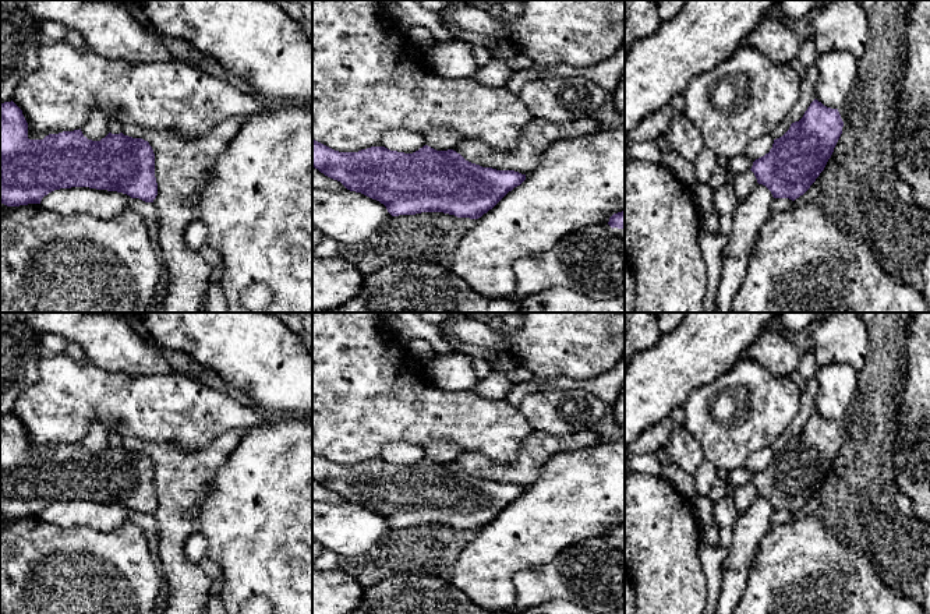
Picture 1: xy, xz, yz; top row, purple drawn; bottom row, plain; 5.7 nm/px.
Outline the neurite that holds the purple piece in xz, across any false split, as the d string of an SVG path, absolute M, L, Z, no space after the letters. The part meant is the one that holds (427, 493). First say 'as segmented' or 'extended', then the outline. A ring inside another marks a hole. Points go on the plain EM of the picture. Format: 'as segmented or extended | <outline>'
as segmented | M312 452L312 479L340 494L347 502L379 514L392 529L443 525L457 530L478 532L526 493L526 487L519 484L482 480L466 473L453 462L436 463L428 458L413 466L390 463L385 459L339 465Z

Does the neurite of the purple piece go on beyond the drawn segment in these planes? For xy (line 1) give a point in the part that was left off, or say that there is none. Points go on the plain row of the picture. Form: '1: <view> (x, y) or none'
1: none

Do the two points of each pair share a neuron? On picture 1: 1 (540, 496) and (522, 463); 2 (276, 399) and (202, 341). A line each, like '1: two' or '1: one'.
1: two
2: one

